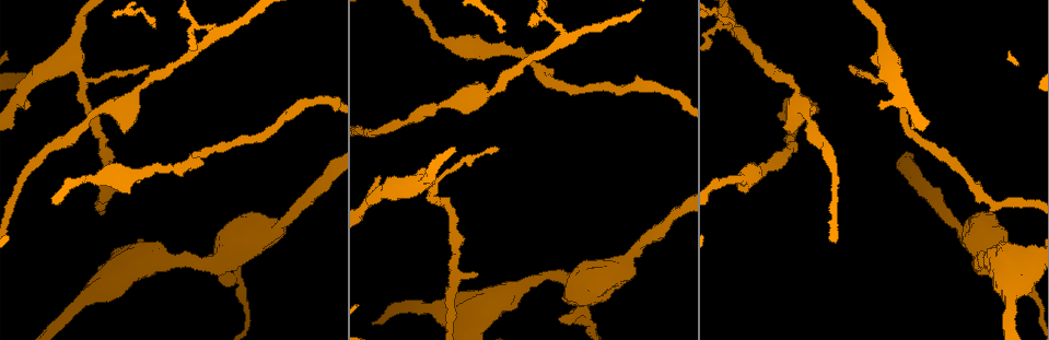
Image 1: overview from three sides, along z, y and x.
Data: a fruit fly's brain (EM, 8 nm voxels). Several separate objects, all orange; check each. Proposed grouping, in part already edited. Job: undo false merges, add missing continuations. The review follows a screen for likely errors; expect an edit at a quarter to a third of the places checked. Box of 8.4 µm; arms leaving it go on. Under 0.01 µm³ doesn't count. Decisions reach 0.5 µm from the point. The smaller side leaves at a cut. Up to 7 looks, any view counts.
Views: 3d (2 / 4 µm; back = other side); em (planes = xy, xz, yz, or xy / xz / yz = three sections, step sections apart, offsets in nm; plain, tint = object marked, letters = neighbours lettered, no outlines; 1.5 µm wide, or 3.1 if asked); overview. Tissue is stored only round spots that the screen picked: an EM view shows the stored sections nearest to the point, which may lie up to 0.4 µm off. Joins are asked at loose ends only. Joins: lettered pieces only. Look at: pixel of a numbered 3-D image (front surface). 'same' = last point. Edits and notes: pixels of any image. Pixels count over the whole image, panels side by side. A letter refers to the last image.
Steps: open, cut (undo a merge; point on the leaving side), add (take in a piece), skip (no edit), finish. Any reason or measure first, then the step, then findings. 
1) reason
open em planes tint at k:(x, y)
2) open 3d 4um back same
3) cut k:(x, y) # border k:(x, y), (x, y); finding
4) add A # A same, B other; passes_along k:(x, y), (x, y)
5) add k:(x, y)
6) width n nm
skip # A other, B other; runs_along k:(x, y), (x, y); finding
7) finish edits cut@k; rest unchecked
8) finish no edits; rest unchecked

open em xz step 4 tint at 1:(544, 275)

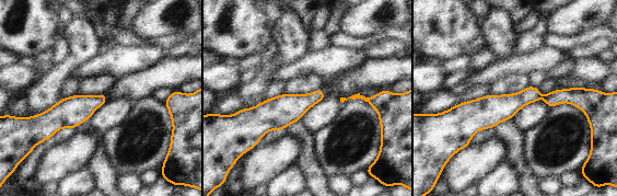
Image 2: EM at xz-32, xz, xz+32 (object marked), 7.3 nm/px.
what lies round it
open em xz step 4 letters same

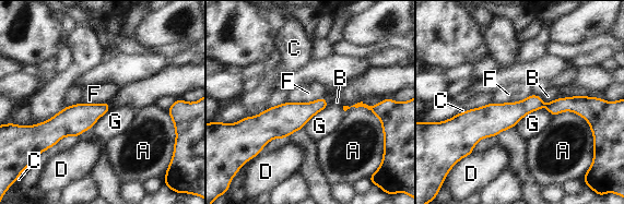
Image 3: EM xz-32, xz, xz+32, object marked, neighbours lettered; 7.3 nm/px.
skip # A other, B other, C other, D other, F other, G other; runs_along 3:(585, 114), (528, 105), (457, 118); one neuron here

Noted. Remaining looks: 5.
calibre changes
open em planes letters at 1:(132, 96)

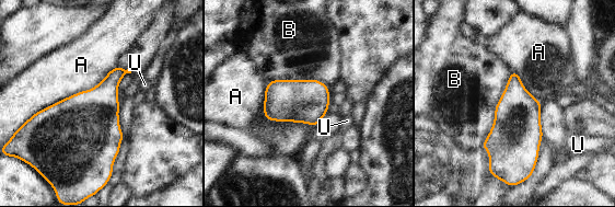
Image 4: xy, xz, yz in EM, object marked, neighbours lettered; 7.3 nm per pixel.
skip # A other, B other, U other; continuous, no second neuron

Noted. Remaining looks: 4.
calibre changes
open em yz step 8 tint at 1:(452, 41)

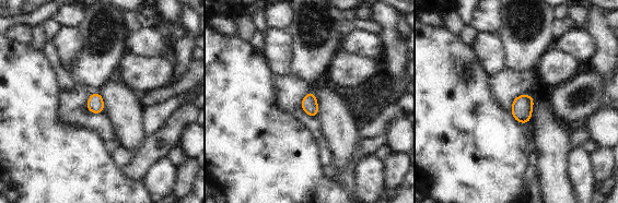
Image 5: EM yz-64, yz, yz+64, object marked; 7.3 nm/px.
another direction
open em xy step 4 letters same

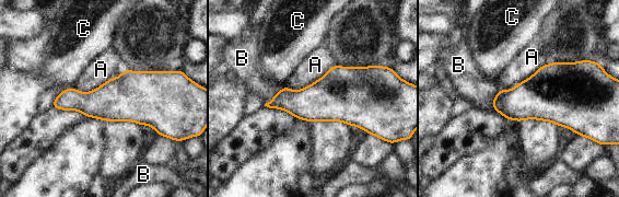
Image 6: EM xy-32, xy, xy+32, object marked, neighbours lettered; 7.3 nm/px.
width 360 nm
skip # A other, B other, C other; border 6:(334, 64), (298, 90), (285, 87); continuous, no second neuron

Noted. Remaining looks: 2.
finish no edits; rest unchecked

